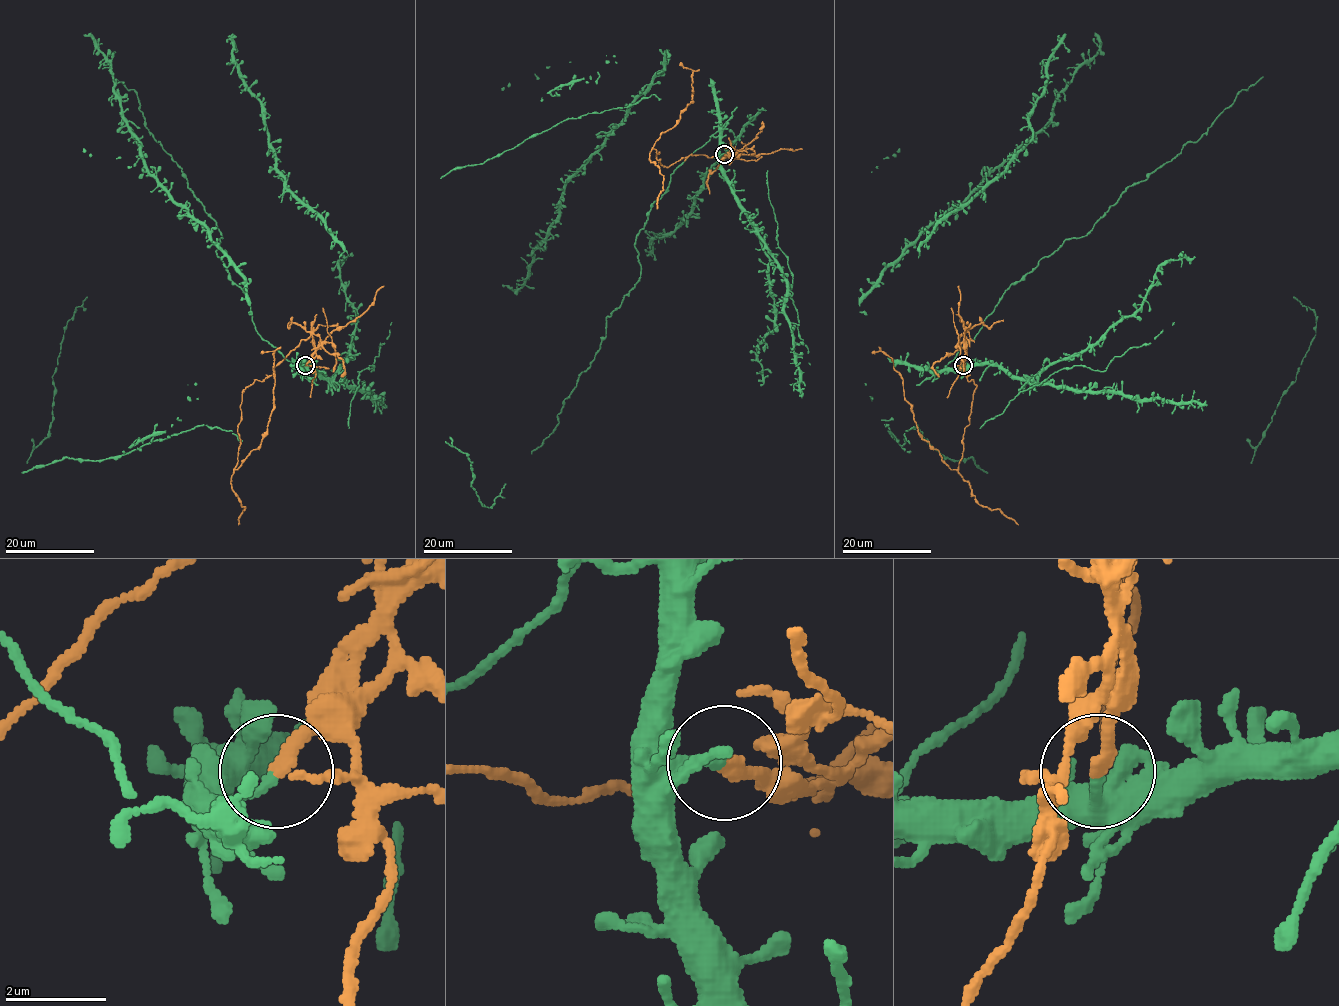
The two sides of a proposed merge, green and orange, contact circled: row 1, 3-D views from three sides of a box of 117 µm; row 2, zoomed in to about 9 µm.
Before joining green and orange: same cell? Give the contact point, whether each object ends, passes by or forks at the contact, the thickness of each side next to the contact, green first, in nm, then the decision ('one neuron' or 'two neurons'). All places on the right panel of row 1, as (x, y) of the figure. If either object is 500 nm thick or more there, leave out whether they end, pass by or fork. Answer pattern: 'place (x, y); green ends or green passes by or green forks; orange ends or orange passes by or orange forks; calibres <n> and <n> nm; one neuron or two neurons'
place (963, 365); green ends; orange ends; calibres 160 and 280 nm; two neurons

